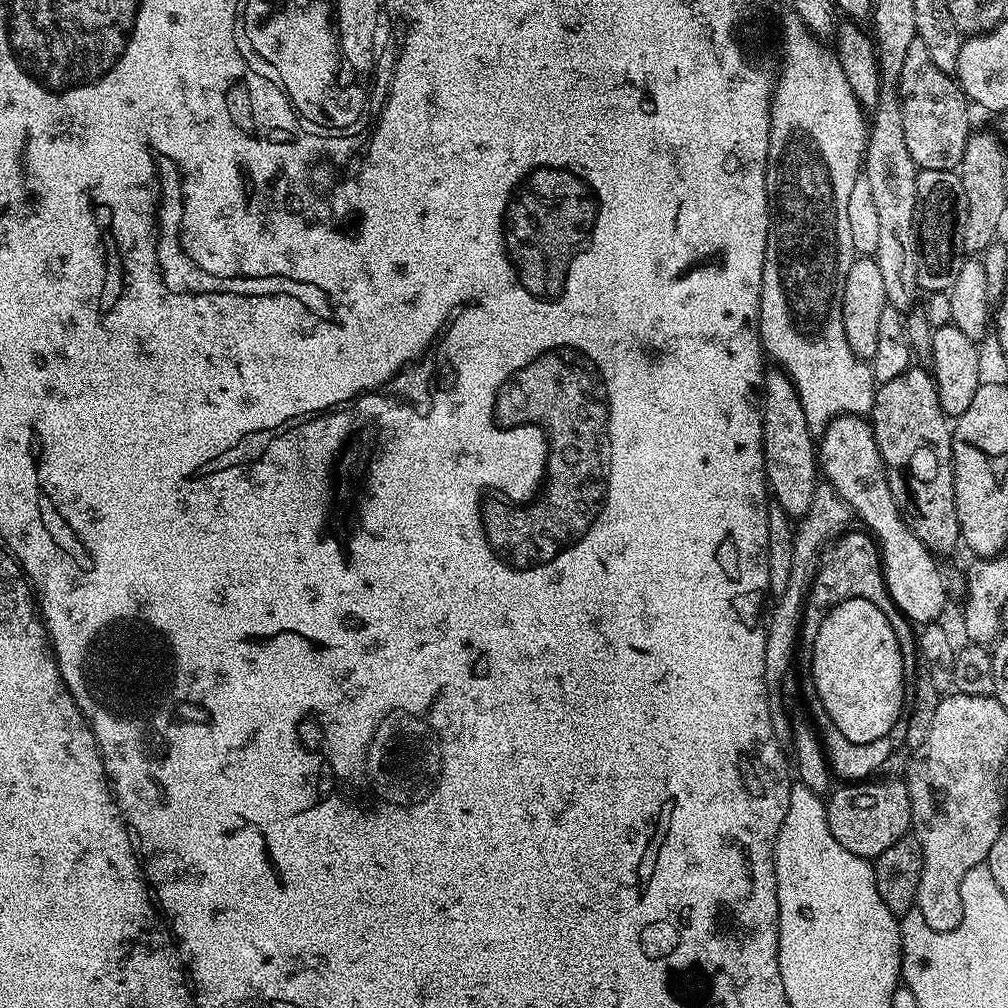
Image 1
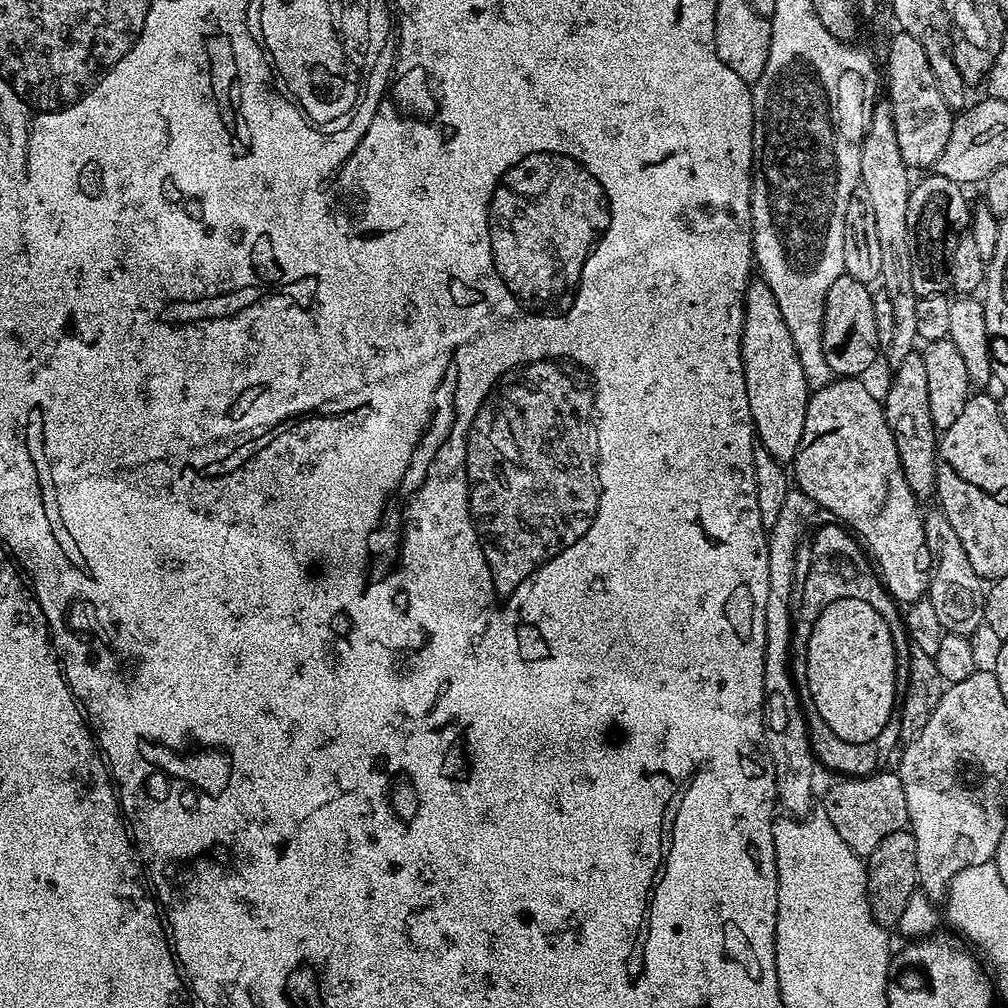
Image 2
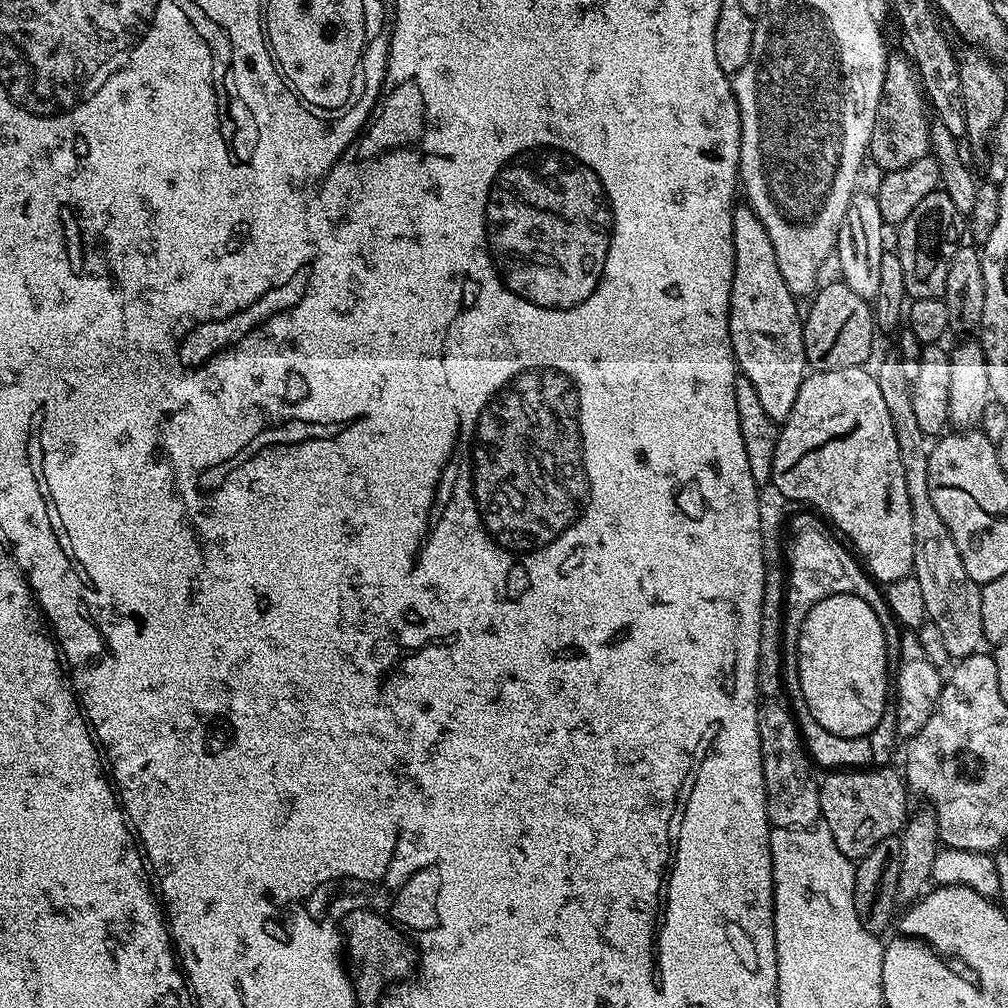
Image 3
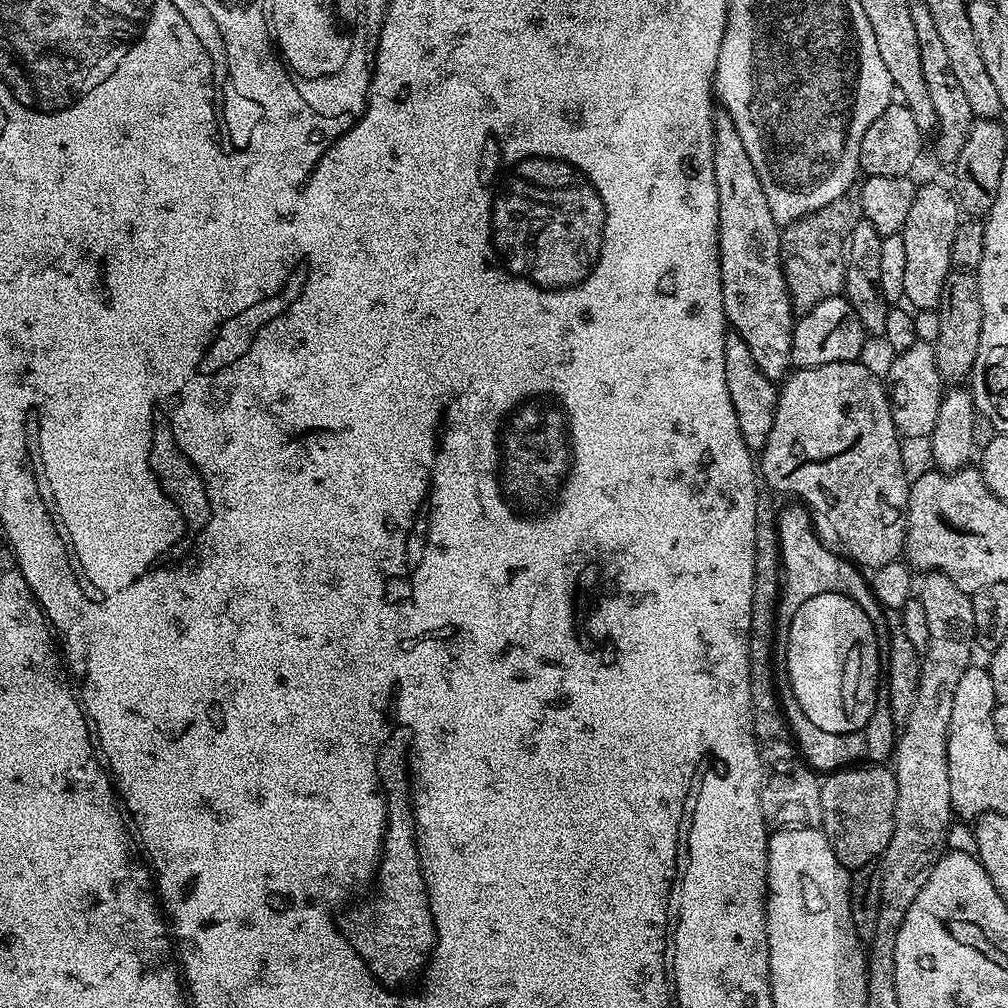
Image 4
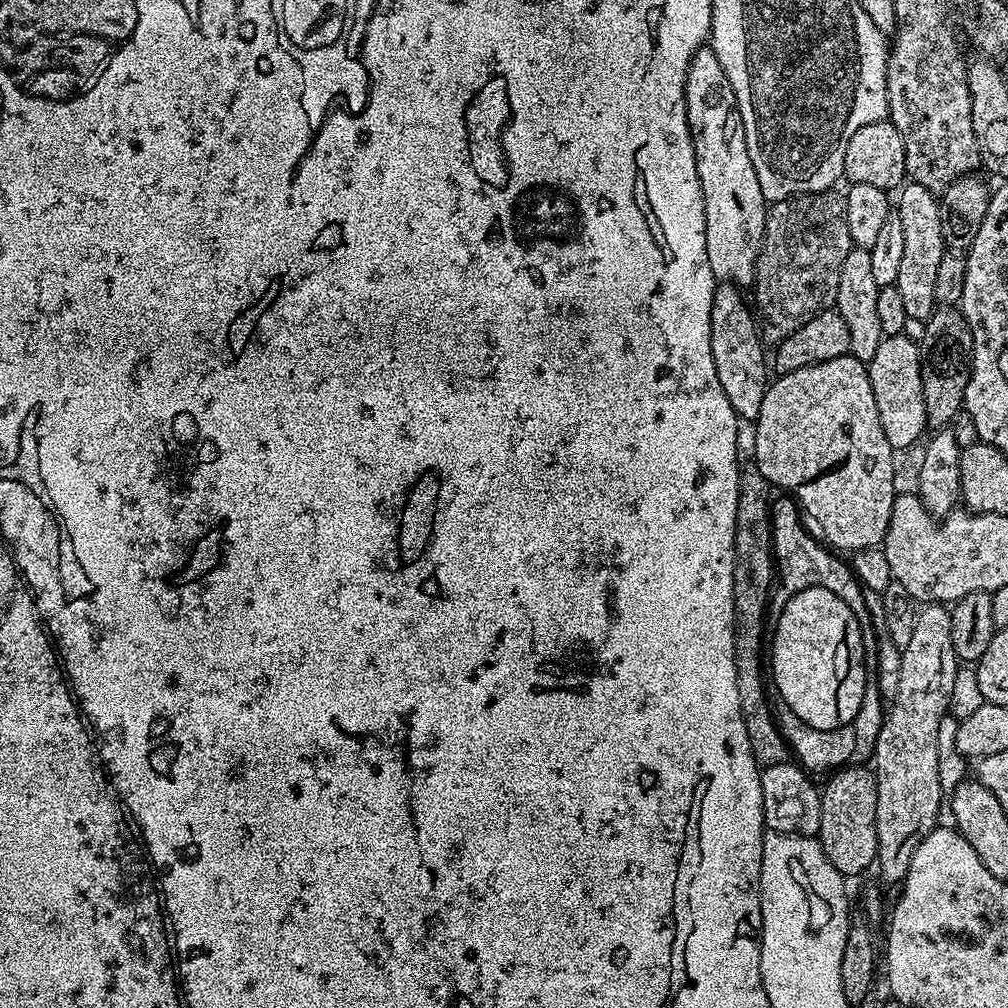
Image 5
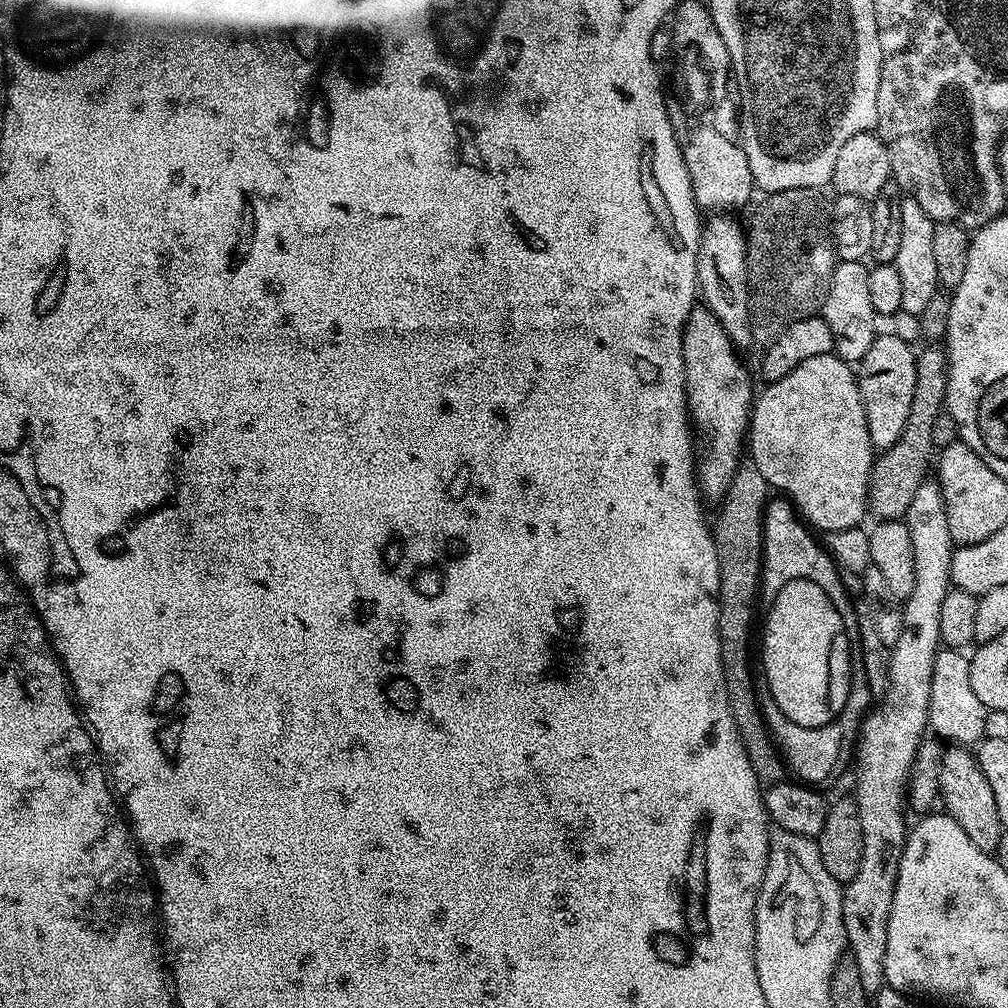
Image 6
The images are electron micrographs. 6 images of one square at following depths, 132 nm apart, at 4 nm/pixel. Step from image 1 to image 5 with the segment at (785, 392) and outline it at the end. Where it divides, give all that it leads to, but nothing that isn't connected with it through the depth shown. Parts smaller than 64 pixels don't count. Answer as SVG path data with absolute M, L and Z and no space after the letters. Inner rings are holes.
M705 46L700 48L695 54L692 61L688 64L688 81L684 87L684 97L686 98L686 118L690 126L692 135L692 145L696 155L696 165L698 166L698 182L702 186L702 198L704 199L704 213L706 214L706 258L710 258L710 270L716 275L717 281L727 282L736 285L737 288L744 290L753 283L755 278L755 262L759 257L760 247L763 244L764 227L766 226L769 205L762 194L762 186L758 186L758 174L754 170L754 162L750 162L750 150L746 150L746 134L742 126L740 111L736 109L736 99L734 90L730 86L730 78L722 70L722 62L712 53L711 47Z

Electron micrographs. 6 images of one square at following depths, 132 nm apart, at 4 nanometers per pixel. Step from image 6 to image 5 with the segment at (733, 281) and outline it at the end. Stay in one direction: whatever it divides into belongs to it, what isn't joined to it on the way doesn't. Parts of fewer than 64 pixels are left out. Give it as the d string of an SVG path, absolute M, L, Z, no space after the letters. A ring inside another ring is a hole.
M724 282L717 287L710 310L710 350L714 354L718 382L722 382L726 398L730 398L730 406L734 406L739 419L755 421L762 410L764 391L770 383L770 364L764 361L766 345L761 340L757 317L740 296L743 296L741 289L734 284Z

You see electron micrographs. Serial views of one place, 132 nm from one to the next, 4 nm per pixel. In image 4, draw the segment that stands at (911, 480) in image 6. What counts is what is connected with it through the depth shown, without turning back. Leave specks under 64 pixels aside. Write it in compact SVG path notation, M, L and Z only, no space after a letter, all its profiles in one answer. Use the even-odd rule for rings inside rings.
M971 271L949 272L946 282L942 282L938 313L940 321L938 338L934 343L934 362L945 385L960 386L971 377L982 330L982 302L978 294L978 282Z

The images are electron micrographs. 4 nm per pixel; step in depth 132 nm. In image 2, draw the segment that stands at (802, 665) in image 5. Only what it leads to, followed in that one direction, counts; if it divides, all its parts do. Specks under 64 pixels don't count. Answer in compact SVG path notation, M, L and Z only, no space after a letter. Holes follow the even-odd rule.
M838 598L838 602L830 602L818 614L808 639L806 678L810 682L810 698L814 698L814 706L818 706L818 714L822 714L830 730L847 742L875 741L882 734L882 726L886 726L886 718L894 714L892 707L898 704L894 642L890 638L890 626L882 622L882 614L870 602L862 602L862 598Z

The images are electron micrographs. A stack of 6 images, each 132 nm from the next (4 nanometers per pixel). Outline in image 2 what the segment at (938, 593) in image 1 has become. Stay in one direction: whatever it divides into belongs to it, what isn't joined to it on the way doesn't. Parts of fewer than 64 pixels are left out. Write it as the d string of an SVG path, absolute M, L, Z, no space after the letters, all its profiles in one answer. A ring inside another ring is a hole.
M836 378L825 388L817 388L809 395L806 426L802 426L802 442L791 462L790 472L795 487L805 492L817 509L824 511L825 508L832 515L829 517L847 526L863 541L889 596L907 606L927 593L932 555L924 537L924 516L916 509L918 501L904 477L898 446L886 422L884 405L864 382L860 378Z

